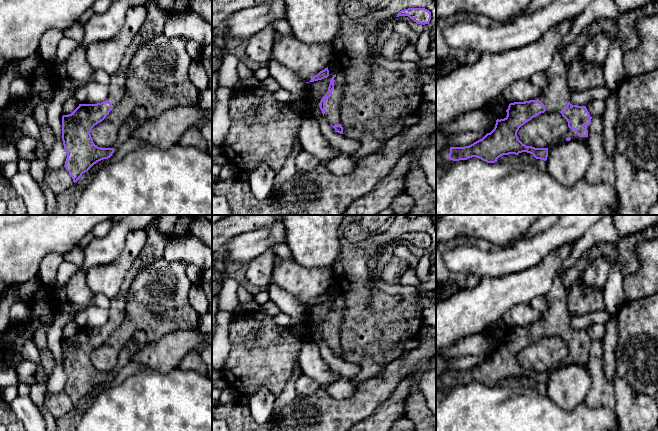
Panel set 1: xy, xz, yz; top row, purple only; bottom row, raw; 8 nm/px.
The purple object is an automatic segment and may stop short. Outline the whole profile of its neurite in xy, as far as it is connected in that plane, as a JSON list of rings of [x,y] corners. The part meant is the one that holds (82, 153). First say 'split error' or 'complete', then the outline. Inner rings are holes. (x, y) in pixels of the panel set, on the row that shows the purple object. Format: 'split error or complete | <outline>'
split error | [[[149,0],[146,8],[147,15],[143,25],[126,49],[119,69],[110,76],[106,100],[97,104],[79,104],[71,114],[62,116],[62,141],[67,153],[64,167],[74,183],[94,164],[110,158],[114,153],[114,148],[95,145],[90,132],[124,97],[126,70],[139,47],[163,33],[168,13],[159,7],[157,0]]]

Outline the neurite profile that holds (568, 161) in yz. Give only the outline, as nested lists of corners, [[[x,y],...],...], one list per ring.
[[[560,141],[548,149],[548,174],[568,187],[586,177],[591,163],[591,152],[584,141]]]

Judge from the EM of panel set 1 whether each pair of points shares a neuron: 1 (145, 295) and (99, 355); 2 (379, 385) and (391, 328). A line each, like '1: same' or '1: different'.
1: same
2: different

